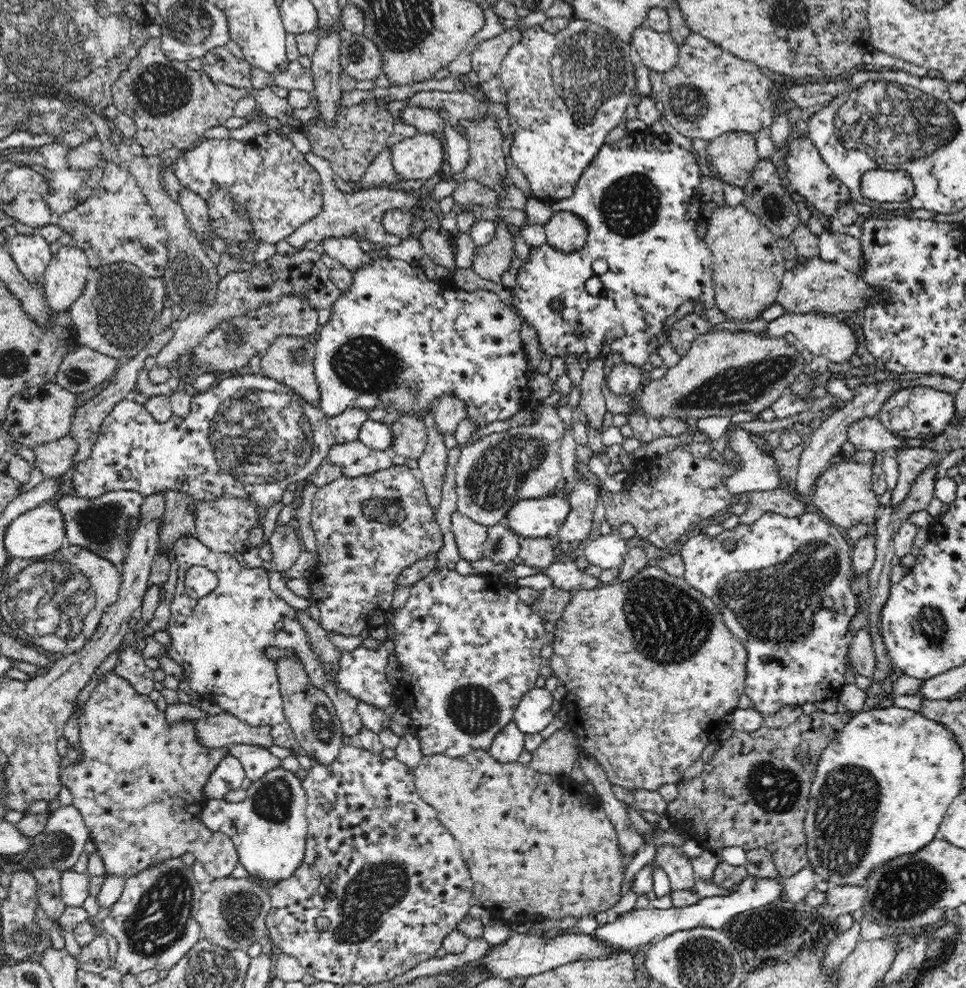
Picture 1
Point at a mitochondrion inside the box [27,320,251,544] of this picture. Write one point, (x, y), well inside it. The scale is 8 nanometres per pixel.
(77, 376)

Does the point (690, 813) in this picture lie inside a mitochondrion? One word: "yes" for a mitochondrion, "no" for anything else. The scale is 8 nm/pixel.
no

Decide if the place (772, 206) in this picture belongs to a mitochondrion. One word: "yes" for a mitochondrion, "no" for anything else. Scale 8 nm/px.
yes

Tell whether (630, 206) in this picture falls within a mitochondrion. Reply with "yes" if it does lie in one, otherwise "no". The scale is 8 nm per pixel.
yes

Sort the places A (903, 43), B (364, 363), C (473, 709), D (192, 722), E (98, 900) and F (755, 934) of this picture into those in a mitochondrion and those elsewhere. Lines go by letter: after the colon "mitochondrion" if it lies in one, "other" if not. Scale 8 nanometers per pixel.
A: other
B: mitochondrion
C: mitochondrion
D: other
E: other
F: mitochondrion

